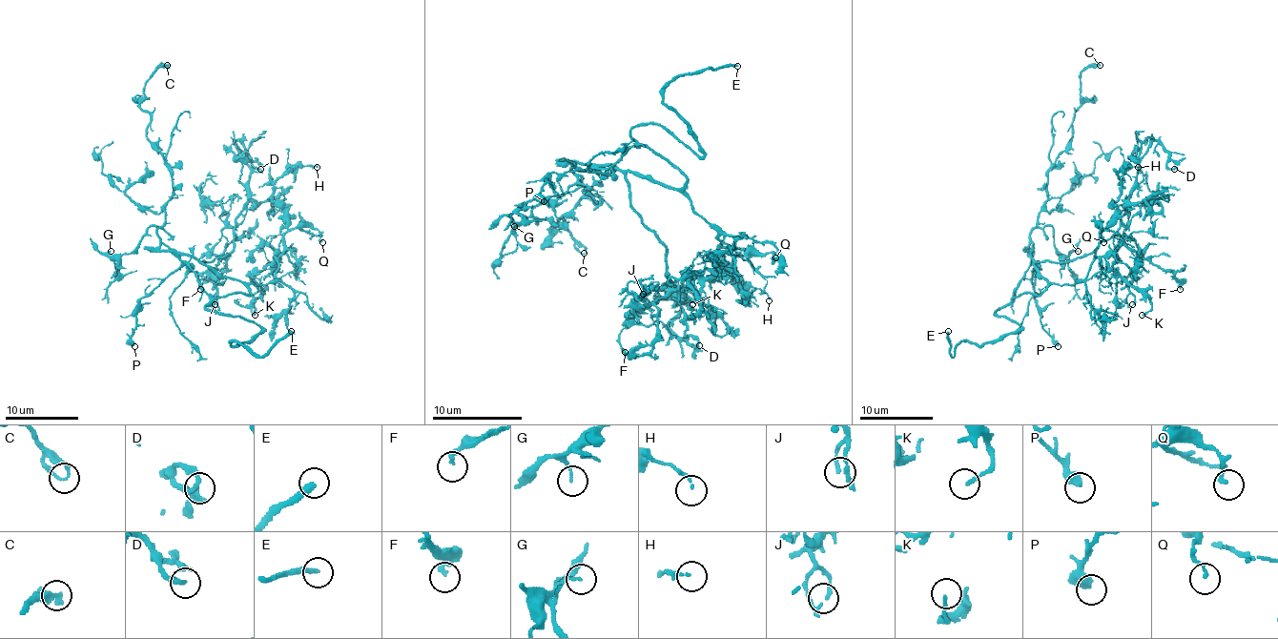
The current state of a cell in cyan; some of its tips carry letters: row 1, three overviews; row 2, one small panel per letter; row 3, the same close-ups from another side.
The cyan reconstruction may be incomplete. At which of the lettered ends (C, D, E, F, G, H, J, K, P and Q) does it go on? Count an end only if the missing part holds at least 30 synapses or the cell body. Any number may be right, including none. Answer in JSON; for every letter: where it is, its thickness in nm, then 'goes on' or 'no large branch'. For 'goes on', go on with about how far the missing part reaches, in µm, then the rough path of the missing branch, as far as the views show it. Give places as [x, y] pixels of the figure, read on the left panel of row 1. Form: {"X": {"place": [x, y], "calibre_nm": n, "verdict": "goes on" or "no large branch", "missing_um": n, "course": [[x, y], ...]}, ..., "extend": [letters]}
{"C": {"place": [167, 65], "calibre_nm": 160, "verdict": "no large branch"}, "D": {"place": [260, 169], "calibre_nm": 240, "verdict": "no large branch"}, "E": {"place": [291, 331], "calibre_nm": 280, "verdict": "goes on", "missing_um": 25, "course": [[291, 331], [306, 328], [317, 319], [322, 306], [322, 267], [328, 258], [329, 240], [350, 216], [351, 222]]}, "F": {"place": [200, 289], "calibre_nm": 220, "verdict": "no large branch"}, "G": {"place": [111, 251], "calibre_nm": 110, "verdict": "no large branch"}, "H": {"place": [317, 167], "calibre_nm": 100, "verdict": "no large branch"}, "J": {"place": [215, 304], "calibre_nm": 170, "verdict": "no large branch"}, "K": {"place": [255, 315], "calibre_nm": 160, "verdict": "no large branch"}, "P": {"place": [134, 346], "calibre_nm": 480, "verdict": "no large branch"}, "Q": {"place": [322, 242], "calibre_nm": 170, "verdict": "no large branch"}, "extend": ["E"]}

